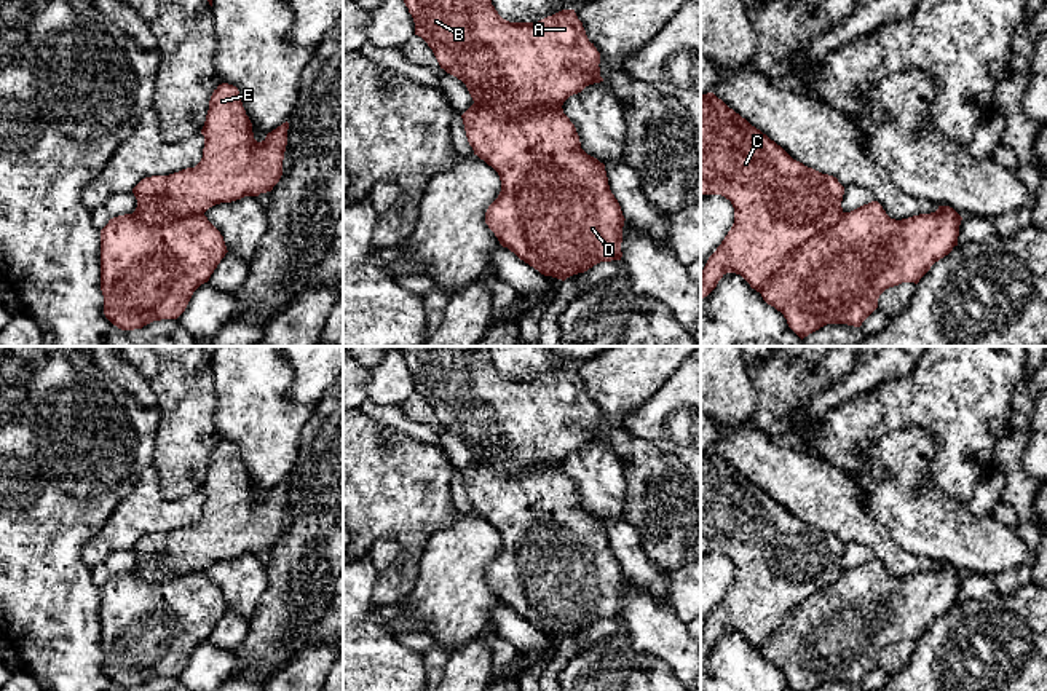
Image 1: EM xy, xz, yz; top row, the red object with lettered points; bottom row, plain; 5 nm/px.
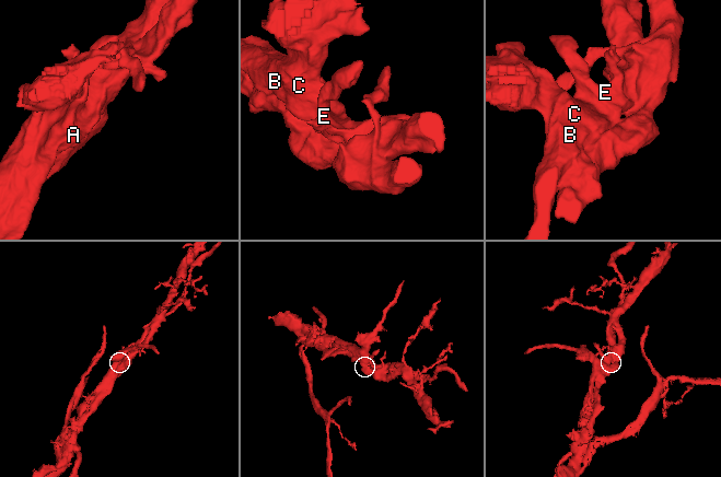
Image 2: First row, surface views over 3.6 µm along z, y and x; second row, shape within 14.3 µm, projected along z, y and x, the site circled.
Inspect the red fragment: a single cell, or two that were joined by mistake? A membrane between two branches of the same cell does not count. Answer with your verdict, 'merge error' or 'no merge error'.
merge error

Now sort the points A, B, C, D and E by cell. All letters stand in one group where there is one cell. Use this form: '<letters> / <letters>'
A B C E / D

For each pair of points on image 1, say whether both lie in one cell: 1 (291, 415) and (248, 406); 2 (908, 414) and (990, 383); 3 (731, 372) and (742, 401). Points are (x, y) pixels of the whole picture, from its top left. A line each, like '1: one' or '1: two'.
1: one
2: one
3: one

